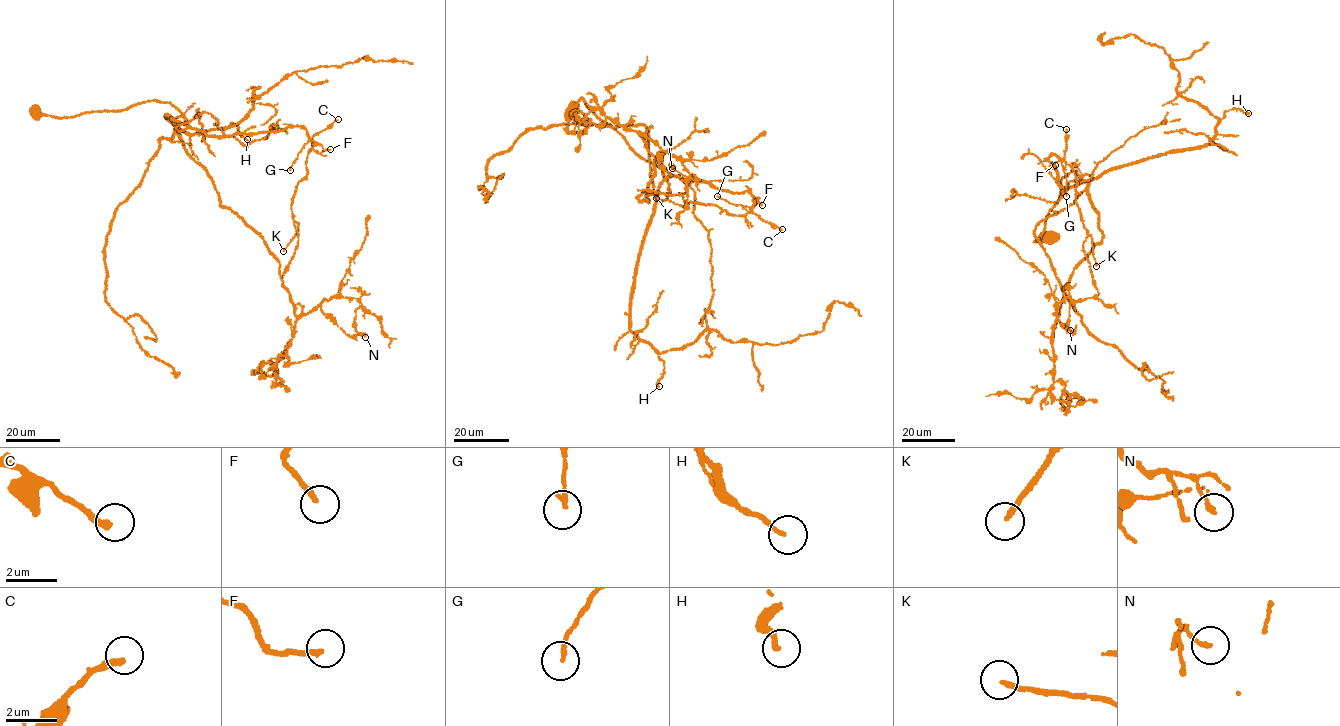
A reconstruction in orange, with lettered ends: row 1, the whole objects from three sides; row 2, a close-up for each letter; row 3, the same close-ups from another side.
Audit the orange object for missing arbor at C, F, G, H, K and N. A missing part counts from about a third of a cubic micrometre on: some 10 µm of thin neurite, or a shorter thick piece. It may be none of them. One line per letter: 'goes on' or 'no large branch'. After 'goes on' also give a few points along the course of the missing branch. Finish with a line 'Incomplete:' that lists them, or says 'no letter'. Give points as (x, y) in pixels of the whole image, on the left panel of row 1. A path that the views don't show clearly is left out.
C: no large branch
F: no large branch
G: no large branch
H: no large branch
K: goes on; course (283, 251), (270, 269), (263, 270), (261, 267)
N: no large branch
Incomplete: K

